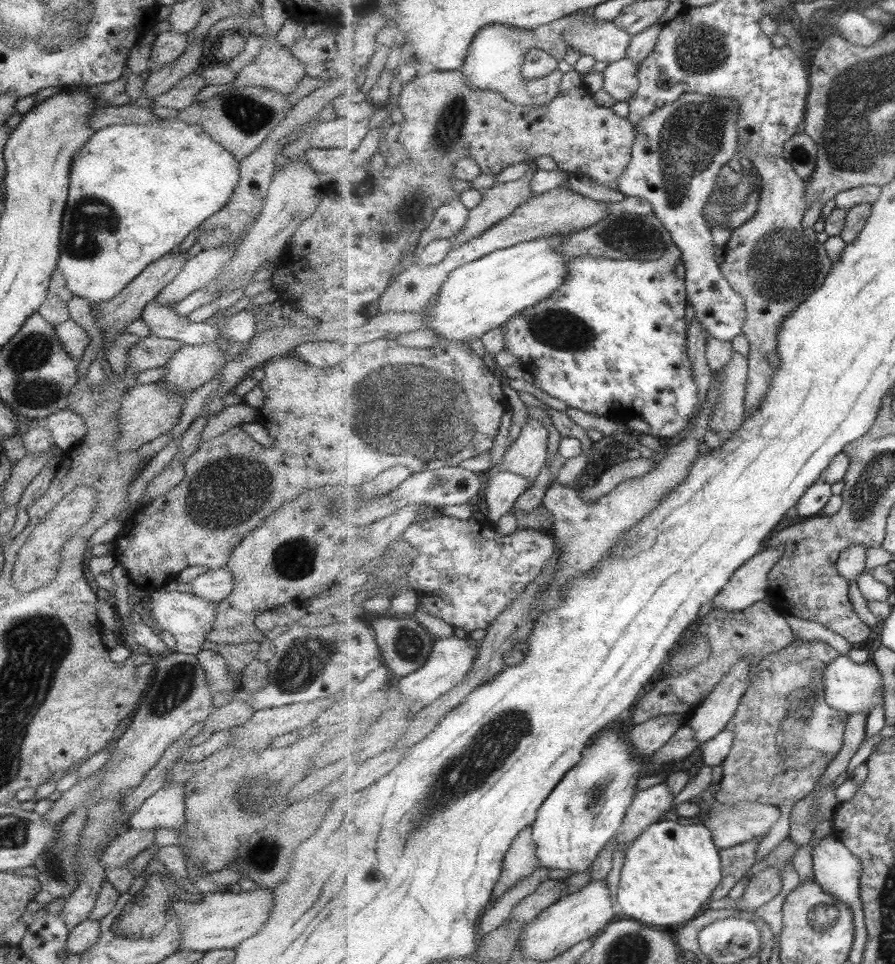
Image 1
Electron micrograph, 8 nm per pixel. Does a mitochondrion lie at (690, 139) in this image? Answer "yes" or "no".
yes

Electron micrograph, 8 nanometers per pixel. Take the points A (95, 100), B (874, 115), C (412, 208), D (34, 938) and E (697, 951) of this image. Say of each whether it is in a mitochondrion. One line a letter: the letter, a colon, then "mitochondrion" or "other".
A: other
B: mitochondrion
C: mitochondrion
D: other
E: other

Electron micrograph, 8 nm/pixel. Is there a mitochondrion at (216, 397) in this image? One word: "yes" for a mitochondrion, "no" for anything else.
no

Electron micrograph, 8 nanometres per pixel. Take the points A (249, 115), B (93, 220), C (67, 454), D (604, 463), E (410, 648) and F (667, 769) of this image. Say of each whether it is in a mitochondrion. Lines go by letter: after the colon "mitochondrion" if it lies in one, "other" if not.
A: mitochondrion
B: mitochondrion
C: other
D: other
E: mitochondrion
F: other

